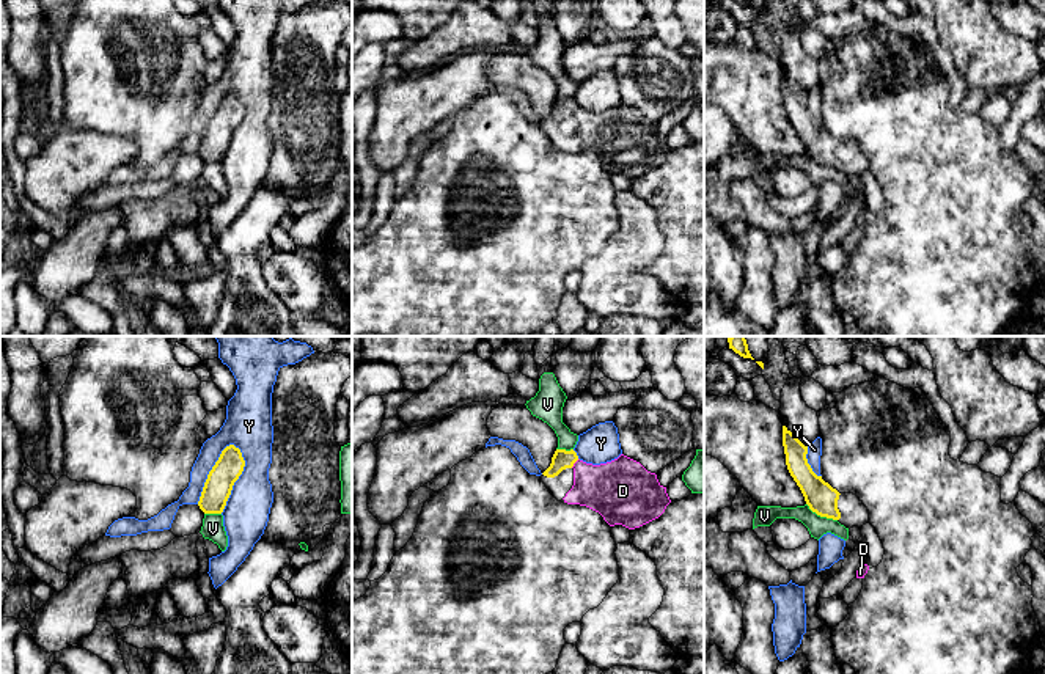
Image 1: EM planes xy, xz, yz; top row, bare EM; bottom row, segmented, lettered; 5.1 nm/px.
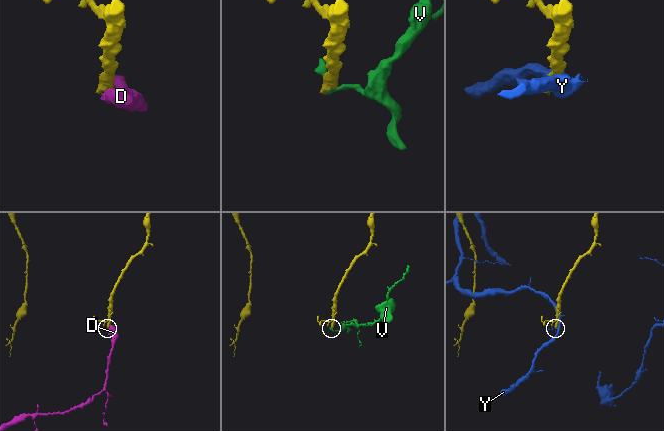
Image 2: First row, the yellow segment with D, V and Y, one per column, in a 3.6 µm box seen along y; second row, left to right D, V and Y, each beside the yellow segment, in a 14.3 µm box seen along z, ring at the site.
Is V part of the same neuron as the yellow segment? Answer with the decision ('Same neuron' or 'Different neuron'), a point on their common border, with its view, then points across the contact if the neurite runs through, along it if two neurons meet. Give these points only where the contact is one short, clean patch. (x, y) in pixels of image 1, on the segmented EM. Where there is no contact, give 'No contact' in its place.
Different neuron. Touches yellow at yz (821, 516). Boundary: yz (806, 503), (817, 514), (836, 520)

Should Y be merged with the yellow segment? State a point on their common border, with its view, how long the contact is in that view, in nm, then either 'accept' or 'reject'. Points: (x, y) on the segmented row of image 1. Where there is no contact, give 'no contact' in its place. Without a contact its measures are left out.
xy (209, 472) | 360 nm | reject

